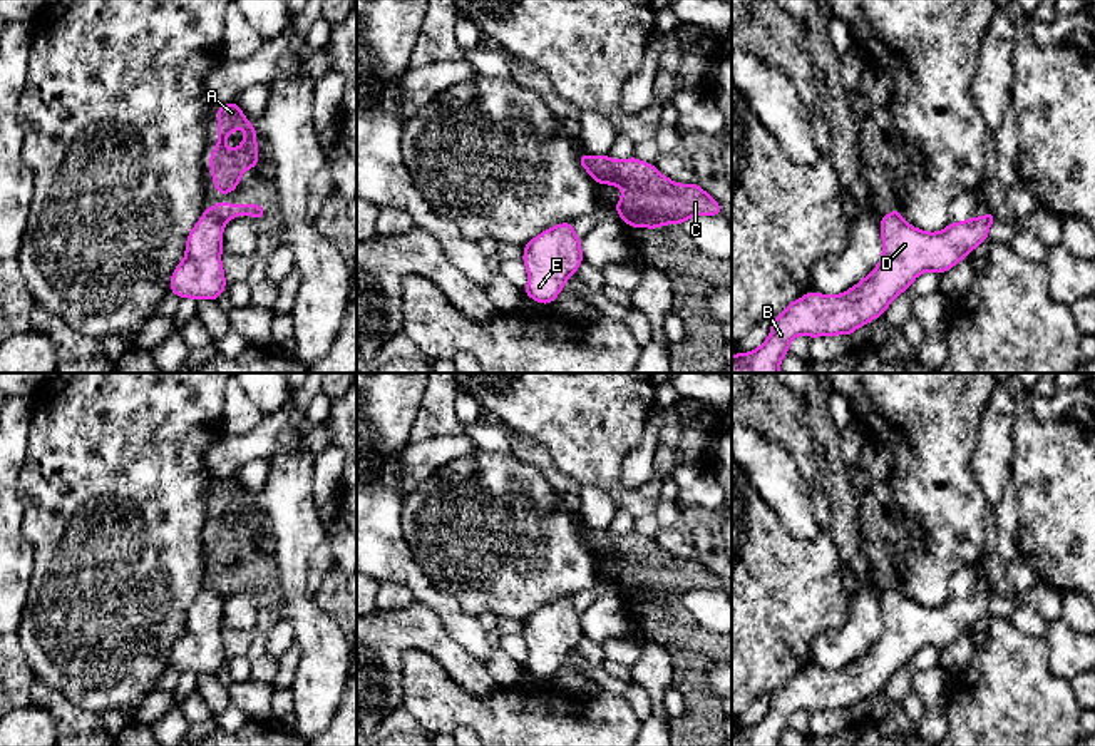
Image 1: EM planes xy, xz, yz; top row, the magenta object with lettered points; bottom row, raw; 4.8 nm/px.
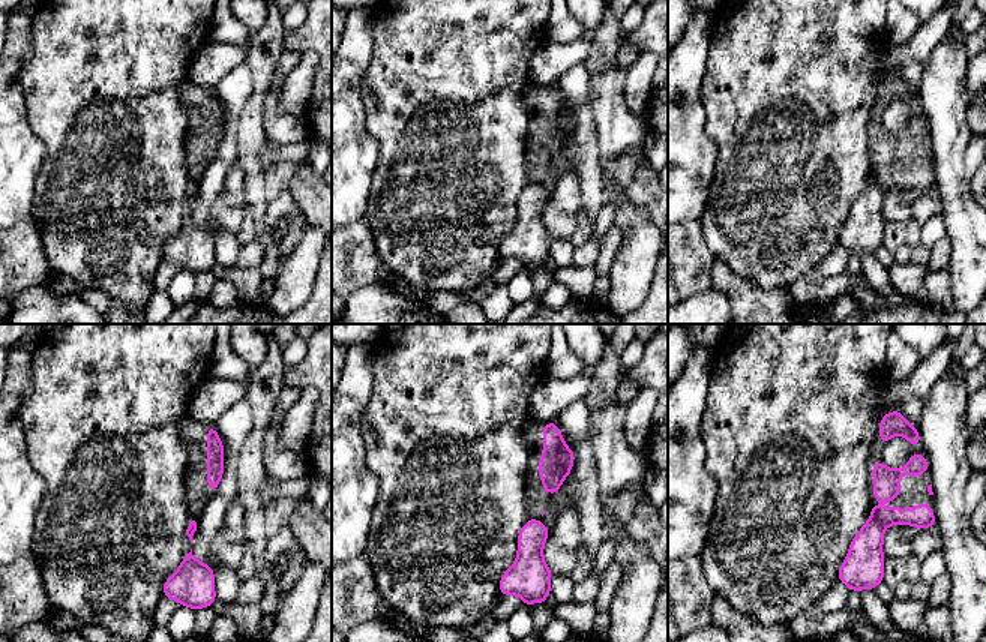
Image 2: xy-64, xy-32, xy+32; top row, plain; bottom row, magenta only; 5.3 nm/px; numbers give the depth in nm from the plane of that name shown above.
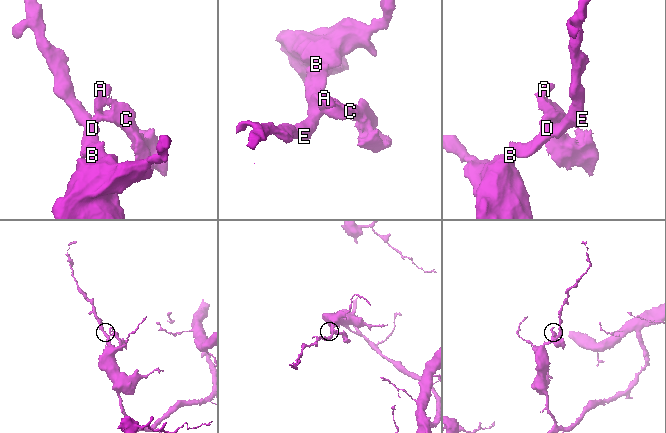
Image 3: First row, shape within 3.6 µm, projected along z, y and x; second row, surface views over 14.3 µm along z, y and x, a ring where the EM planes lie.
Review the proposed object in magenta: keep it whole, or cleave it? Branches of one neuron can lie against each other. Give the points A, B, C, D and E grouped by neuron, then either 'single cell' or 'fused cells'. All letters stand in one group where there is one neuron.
groups A C / B D E; fused cells

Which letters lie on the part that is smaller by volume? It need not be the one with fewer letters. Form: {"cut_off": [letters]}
{"cut_off": ["A", "C"]}

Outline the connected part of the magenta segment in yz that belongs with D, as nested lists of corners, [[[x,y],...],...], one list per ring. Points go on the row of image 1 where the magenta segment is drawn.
[[[991,209],[983,217],[969,217],[963,222],[949,222],[939,232],[926,232],[907,224],[899,212],[881,217],[882,258],[879,264],[856,286],[842,294],[824,296],[809,291],[785,306],[784,313],[772,319],[770,336],[750,353],[732,356],[732,373],[780,373],[780,360],[789,355],[789,345],[797,335],[817,336],[849,336],[852,331],[882,316],[894,298],[906,291],[924,271],[939,276],[964,259],[976,246],[988,239],[991,222],[998,219]]]

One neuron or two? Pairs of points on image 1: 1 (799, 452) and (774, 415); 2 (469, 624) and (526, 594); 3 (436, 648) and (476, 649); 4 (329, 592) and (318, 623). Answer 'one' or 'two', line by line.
1: one
2: two
3: two
4: two

